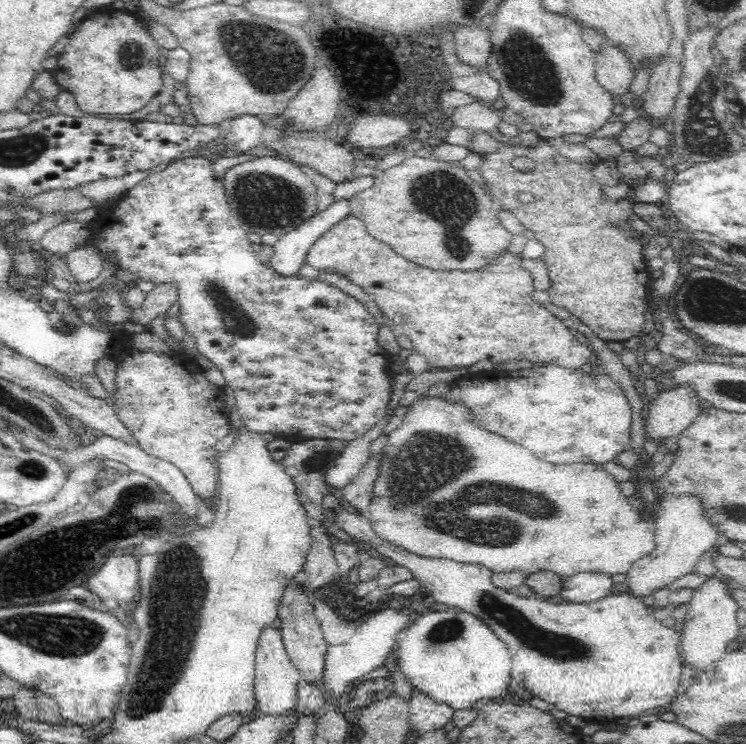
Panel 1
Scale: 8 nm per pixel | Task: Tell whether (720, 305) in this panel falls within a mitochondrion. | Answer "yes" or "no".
yes

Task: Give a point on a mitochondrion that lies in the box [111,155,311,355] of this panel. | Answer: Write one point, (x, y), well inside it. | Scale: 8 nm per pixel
(266, 202)

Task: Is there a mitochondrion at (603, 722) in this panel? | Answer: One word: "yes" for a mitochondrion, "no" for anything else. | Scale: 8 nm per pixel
no

